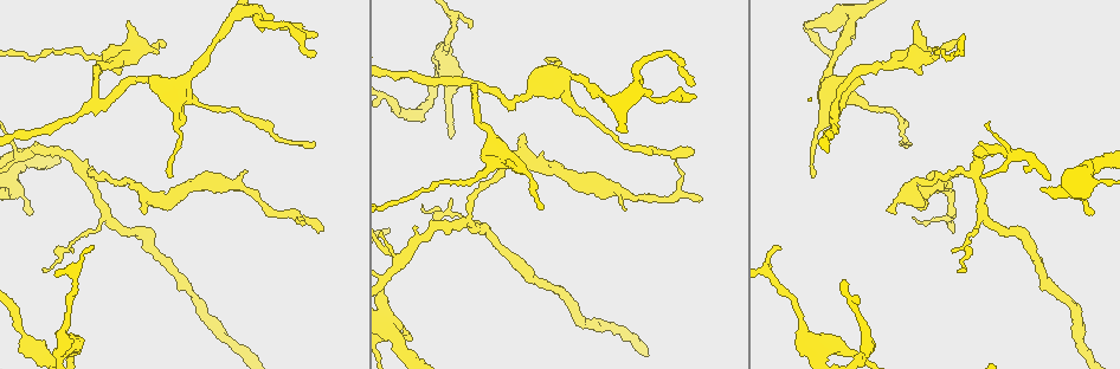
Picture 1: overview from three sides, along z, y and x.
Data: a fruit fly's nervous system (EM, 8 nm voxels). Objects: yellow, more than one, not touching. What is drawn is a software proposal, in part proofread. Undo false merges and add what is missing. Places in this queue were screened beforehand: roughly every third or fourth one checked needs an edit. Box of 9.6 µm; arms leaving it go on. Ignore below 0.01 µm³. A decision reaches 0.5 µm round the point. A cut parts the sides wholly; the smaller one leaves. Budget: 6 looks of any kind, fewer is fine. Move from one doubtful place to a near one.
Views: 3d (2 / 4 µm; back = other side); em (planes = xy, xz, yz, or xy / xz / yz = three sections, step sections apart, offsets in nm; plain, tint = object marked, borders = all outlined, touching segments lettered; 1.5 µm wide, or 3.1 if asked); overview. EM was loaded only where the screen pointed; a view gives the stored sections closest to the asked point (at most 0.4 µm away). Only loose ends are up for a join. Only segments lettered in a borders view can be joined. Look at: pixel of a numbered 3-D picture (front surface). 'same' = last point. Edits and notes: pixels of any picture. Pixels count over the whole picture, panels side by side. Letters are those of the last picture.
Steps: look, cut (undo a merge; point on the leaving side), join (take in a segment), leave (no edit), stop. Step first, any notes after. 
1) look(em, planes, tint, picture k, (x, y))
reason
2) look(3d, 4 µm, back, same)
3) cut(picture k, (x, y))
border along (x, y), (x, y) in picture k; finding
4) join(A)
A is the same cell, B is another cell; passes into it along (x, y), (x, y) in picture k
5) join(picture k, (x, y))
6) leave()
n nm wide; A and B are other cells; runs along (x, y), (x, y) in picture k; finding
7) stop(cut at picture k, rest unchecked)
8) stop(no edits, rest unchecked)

look(em, planes, borders, picture 1, (700, 199))
branch stops here

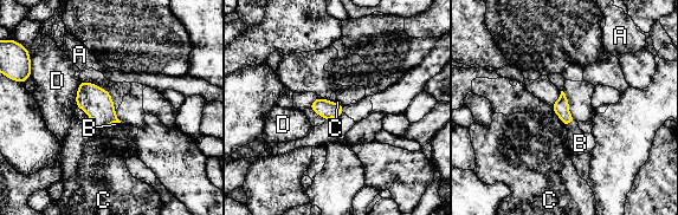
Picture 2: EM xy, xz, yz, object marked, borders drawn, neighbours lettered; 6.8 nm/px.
join(B)
110 nm wide; D touches over 180 nm; B is the same cell, A, C and D are other cells; the neuron continues

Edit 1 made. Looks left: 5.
look(overview)

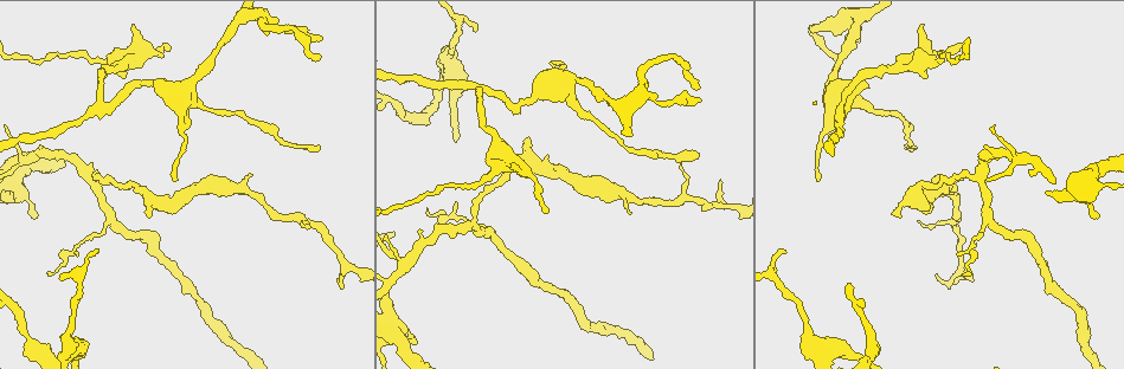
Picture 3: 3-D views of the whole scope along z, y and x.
look(em, planes, plain, picture 3, (630, 212))
branch stops here

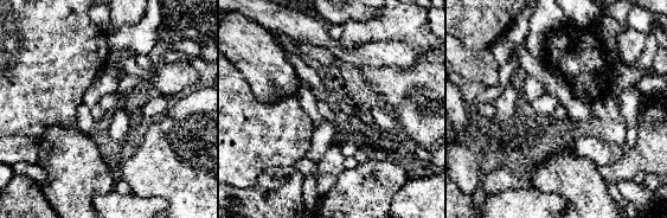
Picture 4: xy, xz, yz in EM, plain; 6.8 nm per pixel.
look(em, planes, borders, same)

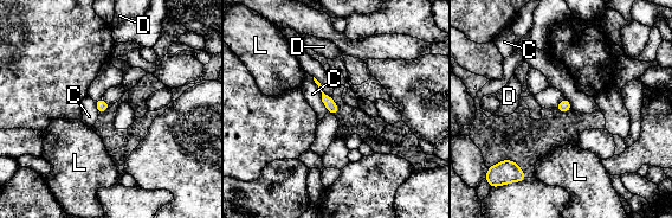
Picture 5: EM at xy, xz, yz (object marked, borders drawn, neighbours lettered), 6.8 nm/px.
leave()
C, D and L are other cells; border along (312, 77), (328, 110) in picture 5; no lettered segment goes on from it

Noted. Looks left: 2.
stop(join at picture 2, rest unchecked)

